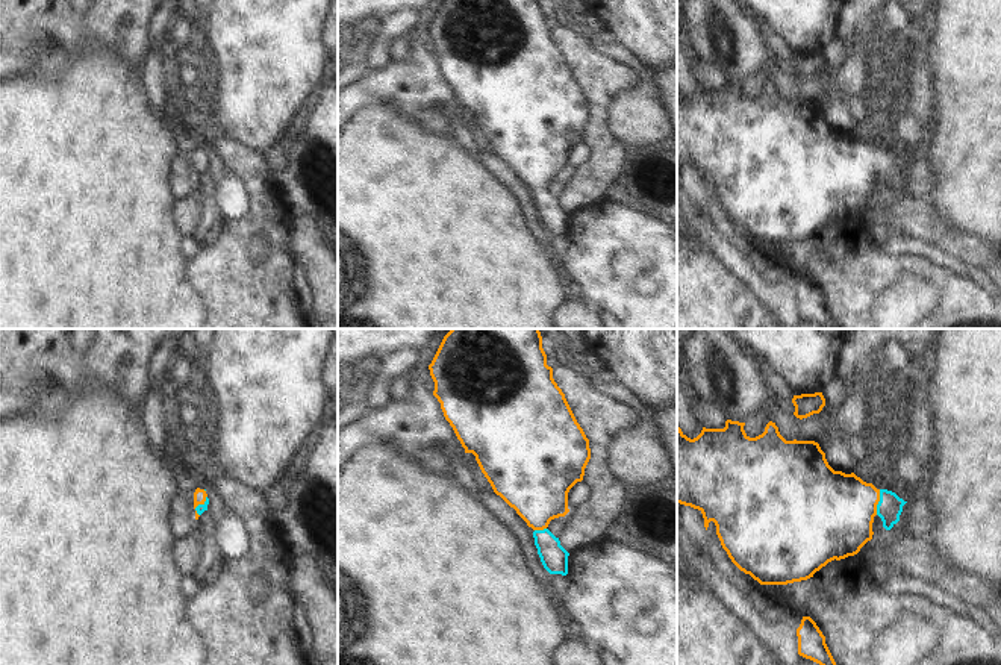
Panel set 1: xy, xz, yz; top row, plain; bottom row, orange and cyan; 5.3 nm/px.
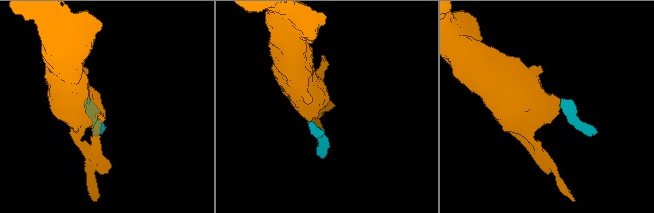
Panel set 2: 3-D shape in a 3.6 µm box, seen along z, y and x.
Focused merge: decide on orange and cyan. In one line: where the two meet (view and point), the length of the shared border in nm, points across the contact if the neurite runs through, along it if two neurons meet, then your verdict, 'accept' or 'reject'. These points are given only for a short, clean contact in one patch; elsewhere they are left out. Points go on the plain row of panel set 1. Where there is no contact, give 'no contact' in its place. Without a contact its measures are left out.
yz (877, 162) | 140 nm | across yz (832, 174), (851, 164), (877, 162), (889, 168) | accept

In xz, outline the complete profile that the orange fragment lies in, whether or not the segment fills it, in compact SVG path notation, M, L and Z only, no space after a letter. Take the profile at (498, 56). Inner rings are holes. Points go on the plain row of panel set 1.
M442 0L429 30L435 42L433 56L441 64L444 77L465 114L476 117L494 153L535 191L535 206L544 229L550 235L566 236L569 214L547 188L551 180L569 173L568 153L583 141L591 109L565 55L553 39L553 29L547 26L542 0Z

